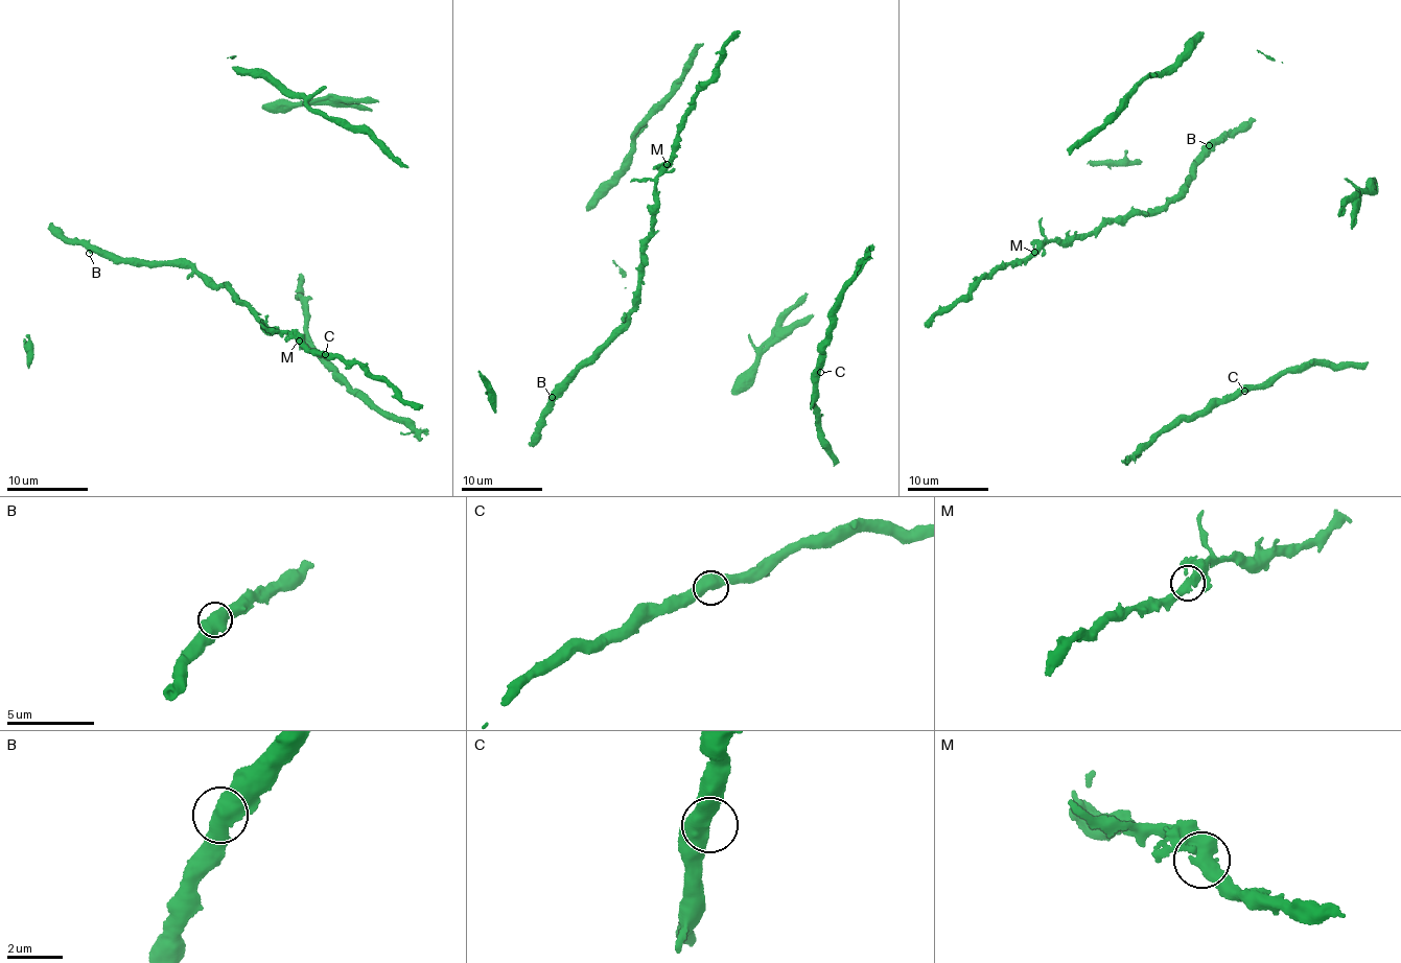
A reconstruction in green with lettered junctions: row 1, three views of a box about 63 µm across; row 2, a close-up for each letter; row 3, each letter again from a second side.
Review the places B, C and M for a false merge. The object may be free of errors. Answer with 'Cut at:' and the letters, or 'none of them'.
Cut at: none of them

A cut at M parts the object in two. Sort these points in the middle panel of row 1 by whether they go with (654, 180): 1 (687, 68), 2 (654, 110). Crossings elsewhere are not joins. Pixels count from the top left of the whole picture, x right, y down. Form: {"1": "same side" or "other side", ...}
{"1": "same side", "2": "same side"}

